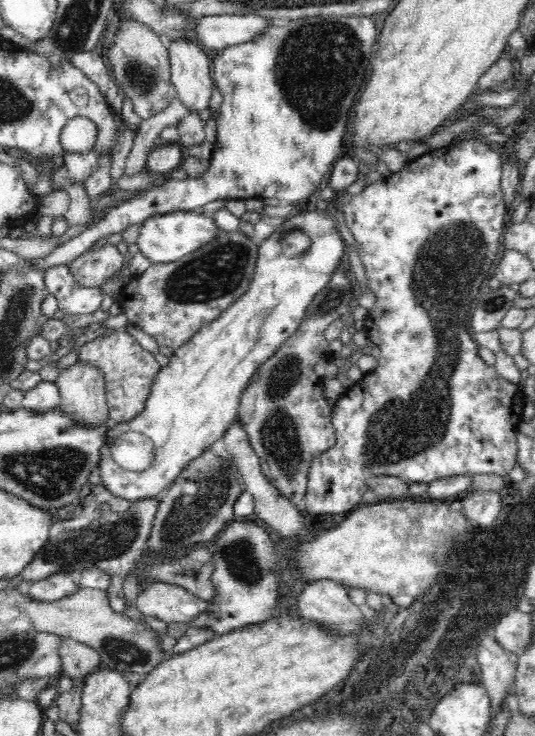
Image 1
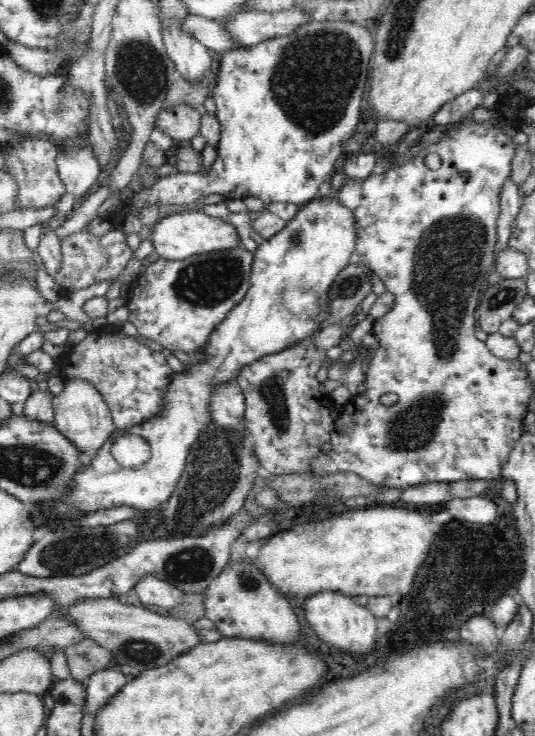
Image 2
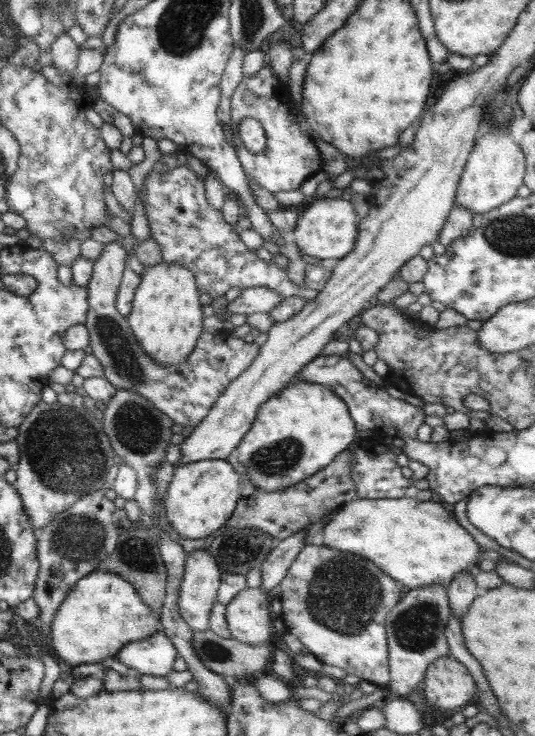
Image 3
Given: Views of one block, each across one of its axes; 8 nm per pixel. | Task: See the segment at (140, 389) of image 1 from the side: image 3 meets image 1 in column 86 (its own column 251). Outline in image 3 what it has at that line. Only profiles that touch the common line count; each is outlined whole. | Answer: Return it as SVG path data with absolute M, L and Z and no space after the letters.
M118 239L106 243L102 254L93 263L93 273L86 286L88 312L84 324L89 332L92 354L104 367L104 377L116 390L130 390L148 399L156 409L172 419L173 424L195 427L208 415L224 389L252 365L259 346L249 339L232 336L229 327L225 327L216 334L203 332L185 362L162 368L142 350L127 318L116 308L127 255Z

